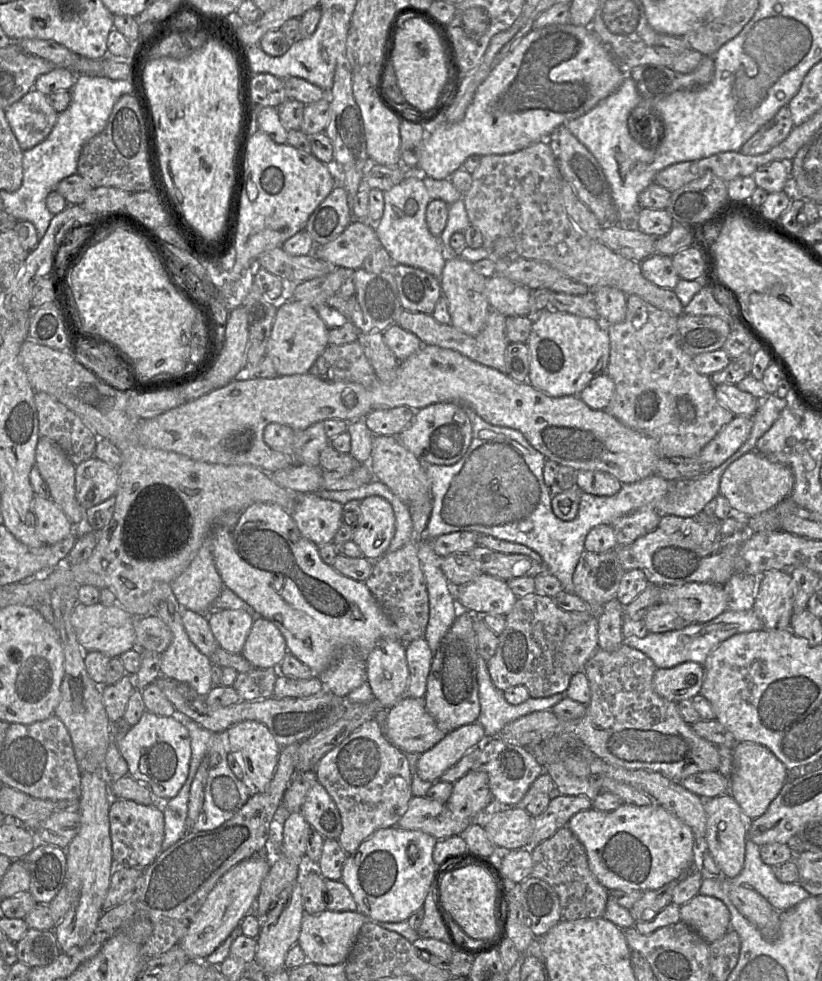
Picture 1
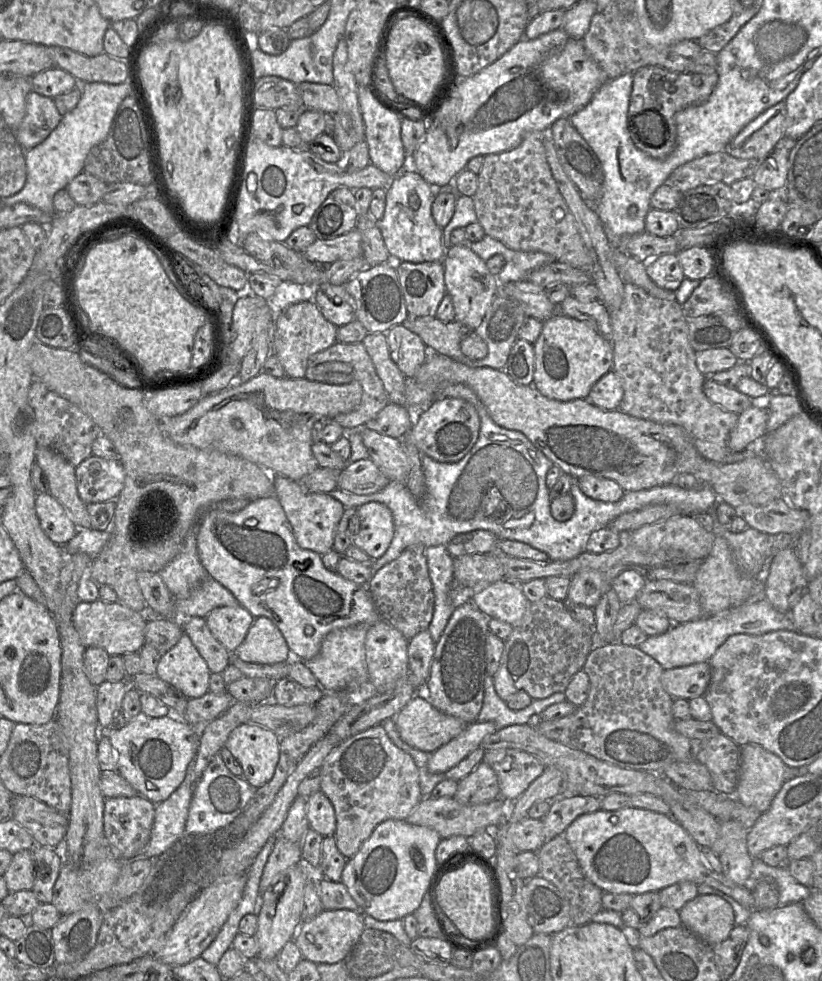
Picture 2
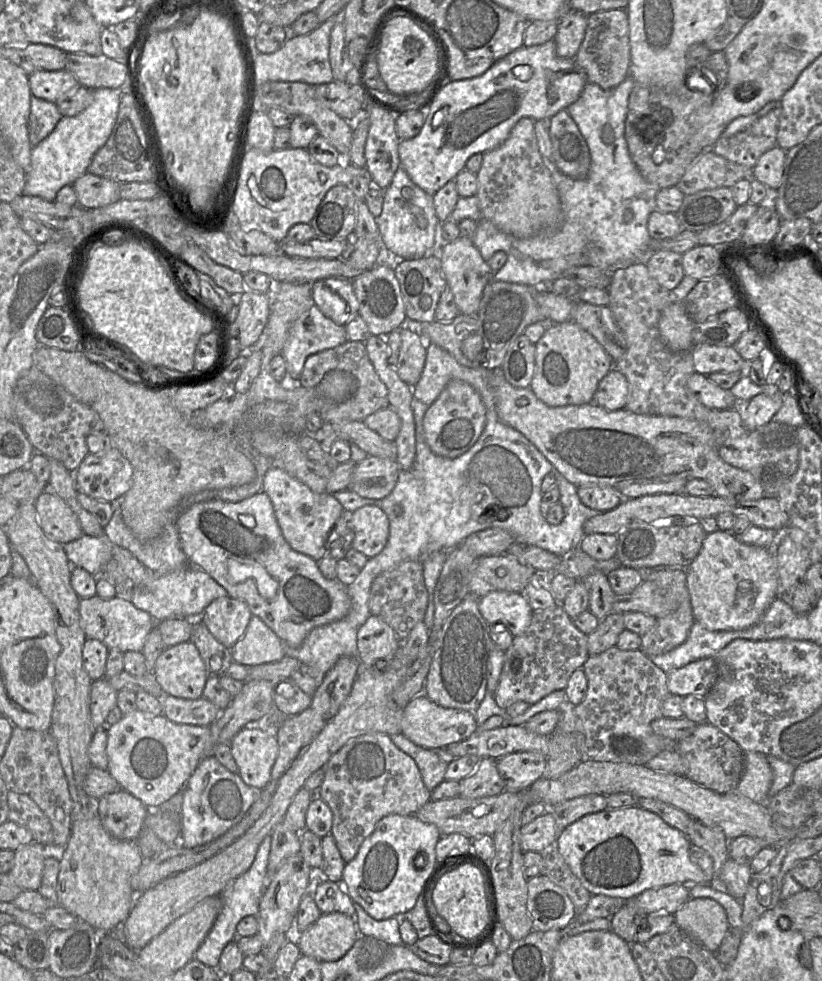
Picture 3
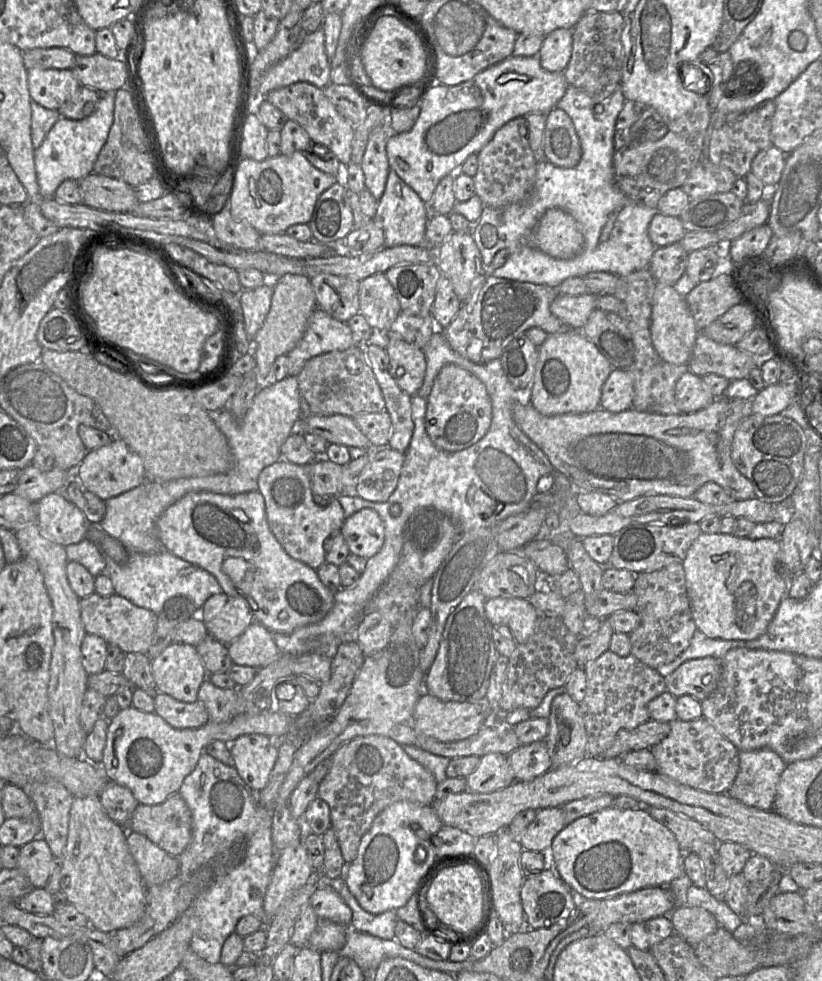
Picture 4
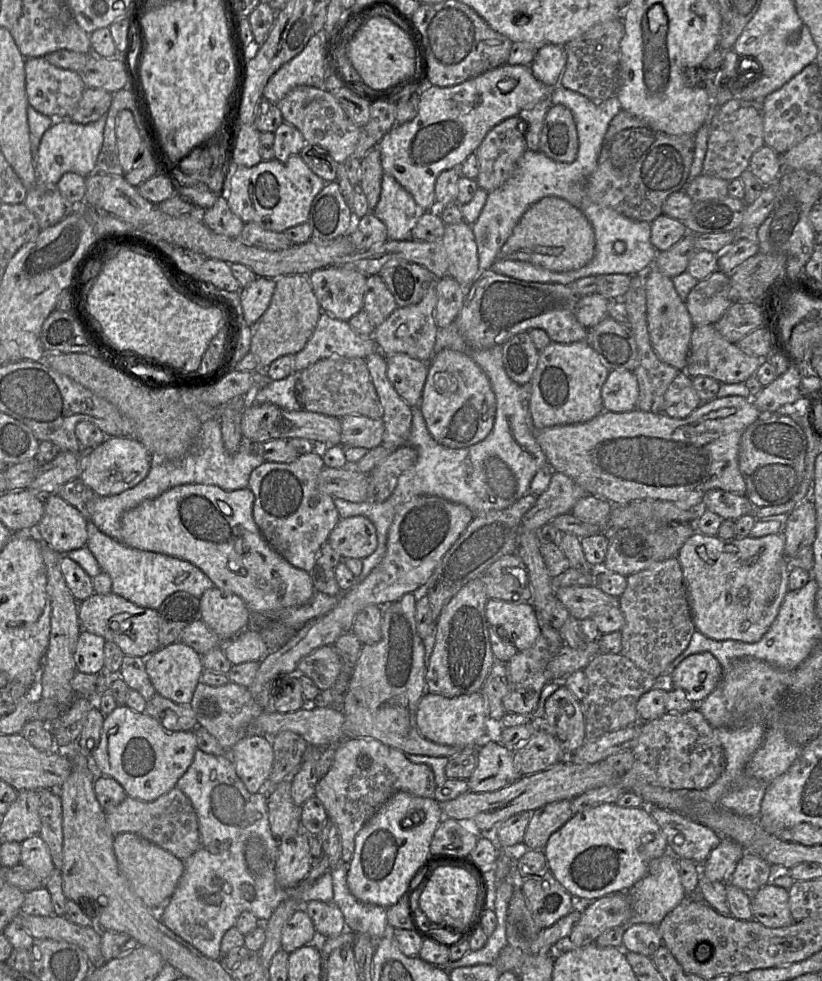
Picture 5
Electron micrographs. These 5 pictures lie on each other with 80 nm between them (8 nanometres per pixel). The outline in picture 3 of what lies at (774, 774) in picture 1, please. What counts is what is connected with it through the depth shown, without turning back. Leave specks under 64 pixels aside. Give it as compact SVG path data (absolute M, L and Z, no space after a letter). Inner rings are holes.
M759 752L744 754L744 769L735 792L756 803L766 803L773 781L767 756Z

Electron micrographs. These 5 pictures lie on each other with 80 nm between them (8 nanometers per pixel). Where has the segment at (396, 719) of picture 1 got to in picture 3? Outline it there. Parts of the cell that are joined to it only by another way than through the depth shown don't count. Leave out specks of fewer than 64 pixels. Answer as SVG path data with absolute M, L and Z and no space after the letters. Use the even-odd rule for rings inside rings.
M423 693L413 698L402 712L401 734L414 744L435 751L441 751L451 744L469 738L478 727L473 712L444 708Z

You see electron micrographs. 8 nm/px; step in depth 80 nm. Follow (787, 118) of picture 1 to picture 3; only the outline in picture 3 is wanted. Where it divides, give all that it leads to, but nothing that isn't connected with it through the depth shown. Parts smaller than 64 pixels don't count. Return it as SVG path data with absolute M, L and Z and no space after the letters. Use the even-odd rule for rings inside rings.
M780 100L767 103L758 112L735 118L728 124L711 148L717 155L737 164L753 168L761 155L777 145L779 116L782 111Z

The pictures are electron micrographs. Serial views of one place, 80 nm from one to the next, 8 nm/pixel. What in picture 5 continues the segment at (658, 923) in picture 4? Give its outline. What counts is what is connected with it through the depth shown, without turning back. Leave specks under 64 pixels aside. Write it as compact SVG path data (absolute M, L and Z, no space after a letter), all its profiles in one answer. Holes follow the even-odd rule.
M638 923L629 924L625 927L622 938L624 951L652 957L661 945L662 937L657 925Z

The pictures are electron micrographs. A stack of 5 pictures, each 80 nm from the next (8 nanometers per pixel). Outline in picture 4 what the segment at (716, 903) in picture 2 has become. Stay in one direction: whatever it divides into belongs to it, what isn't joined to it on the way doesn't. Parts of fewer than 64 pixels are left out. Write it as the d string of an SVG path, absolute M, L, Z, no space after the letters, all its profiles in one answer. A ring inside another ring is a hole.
M680 906L670 913L675 933L692 946L703 941L720 926L713 914L701 907Z

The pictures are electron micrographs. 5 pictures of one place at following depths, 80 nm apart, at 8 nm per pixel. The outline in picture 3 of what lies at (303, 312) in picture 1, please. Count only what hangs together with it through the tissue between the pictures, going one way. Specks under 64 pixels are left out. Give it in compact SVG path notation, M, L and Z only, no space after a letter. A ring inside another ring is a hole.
M313 304L292 324L280 354L285 359L287 381L297 383L310 355L335 348L347 341L344 326L334 323Z

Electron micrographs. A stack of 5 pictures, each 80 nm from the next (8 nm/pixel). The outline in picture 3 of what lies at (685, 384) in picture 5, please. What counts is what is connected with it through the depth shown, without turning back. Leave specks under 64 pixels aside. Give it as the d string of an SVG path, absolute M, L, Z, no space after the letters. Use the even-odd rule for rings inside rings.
M693 373L687 382L688 388L700 402L711 409L731 409L740 406L740 402L730 390L714 384L705 375Z

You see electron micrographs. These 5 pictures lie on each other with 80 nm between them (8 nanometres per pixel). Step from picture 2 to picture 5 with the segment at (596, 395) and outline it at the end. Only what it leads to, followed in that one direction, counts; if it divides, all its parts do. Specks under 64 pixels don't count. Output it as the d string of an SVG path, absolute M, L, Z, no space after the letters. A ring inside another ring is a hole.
M610 370L601 392L603 410L630 411L637 407L638 396L638 381L632 371Z

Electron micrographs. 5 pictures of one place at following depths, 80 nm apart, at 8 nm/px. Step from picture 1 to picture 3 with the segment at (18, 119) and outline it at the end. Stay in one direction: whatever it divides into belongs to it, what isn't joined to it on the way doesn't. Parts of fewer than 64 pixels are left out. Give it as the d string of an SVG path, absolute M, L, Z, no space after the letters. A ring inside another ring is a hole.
M31 96L28 134L32 148L42 142L62 118L55 103Z

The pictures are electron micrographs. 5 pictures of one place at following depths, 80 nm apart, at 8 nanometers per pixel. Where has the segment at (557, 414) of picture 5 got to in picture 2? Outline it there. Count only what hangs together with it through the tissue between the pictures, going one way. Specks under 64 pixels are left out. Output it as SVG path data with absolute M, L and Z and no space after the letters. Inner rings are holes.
M557 313L551 318L544 321L543 329L536 340L536 342L533 344L534 351L535 351L535 371L534 371L534 377L533 377L533 383L532 385L545 397L553 400L559 400L559 401L571 401L575 399L586 399L592 389L592 387L595 385L595 383L605 374L607 374L613 367L613 348L612 343L609 340L604 339L600 334L598 334L594 328L587 322L579 321L574 318L571 318L569 316L563 315L561 313Z

